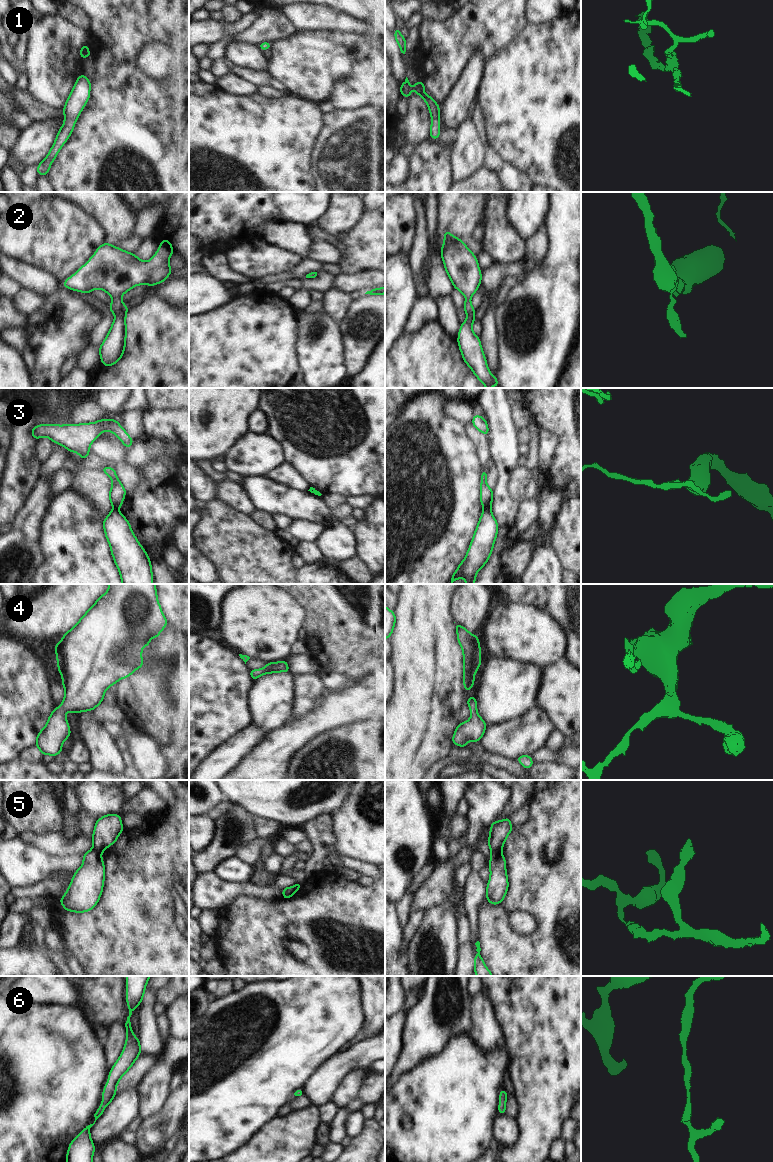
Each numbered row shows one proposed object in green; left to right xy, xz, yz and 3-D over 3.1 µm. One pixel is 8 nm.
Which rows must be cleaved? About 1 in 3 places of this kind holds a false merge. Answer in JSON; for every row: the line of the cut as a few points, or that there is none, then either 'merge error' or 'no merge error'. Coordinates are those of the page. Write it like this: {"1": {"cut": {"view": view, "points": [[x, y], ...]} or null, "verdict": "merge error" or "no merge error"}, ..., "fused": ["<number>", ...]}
{"1": {"cut": null, "verdict": "no merge error"}, "2": {"cut": null, "verdict": "no merge error"}, "3": {"cut": {"view": "yz", "points": [[484, 508], [489, 509]]}, "verdict": "merge error"}, "4": {"cut": null, "verdict": "no merge error"}, "5": {"cut": {"view": "yz", "points": [[500, 851], [492, 853]]}, "verdict": "merge error"}, "6": {"cut": null, "verdict": "no merge error"}, "fused": ["3", "5"]}

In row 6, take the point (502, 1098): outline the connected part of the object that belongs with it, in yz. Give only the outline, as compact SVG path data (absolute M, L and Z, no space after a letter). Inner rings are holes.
M502 1089L501 1092L499 1093L499 1106L498 1106L498 1113L499 1114L505 1114L506 1113L506 1109L505 1109L505 1106L506 1106L506 1100L507 1100L507 1092L506 1092L506 1089Z

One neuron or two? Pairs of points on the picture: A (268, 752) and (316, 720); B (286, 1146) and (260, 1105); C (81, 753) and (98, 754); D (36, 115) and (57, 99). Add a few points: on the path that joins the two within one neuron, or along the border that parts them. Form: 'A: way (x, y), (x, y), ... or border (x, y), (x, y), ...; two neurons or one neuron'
A: way (280, 745), (304, 728); one neuron
B: border (278, 1116), (270, 1120), (253, 1137); two neurons
C: border (81, 739), (91, 762); two neurons
D: border (29, 93), (35, 99), (47, 105), (62, 108); two neurons

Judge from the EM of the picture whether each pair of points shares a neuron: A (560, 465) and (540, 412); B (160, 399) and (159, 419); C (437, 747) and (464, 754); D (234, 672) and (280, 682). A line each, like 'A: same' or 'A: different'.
A: same
B: different
C: different
D: different

